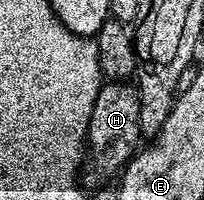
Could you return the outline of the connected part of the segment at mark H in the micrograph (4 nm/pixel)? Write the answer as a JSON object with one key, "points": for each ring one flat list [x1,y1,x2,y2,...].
{"points":[[106,81,91,108,89,136,87,139,87,158,93,161,89,166,89,178,97,184,105,184,109,177,120,175,123,167,133,159,143,142,139,124,139,92,136,85,128,81]]}

